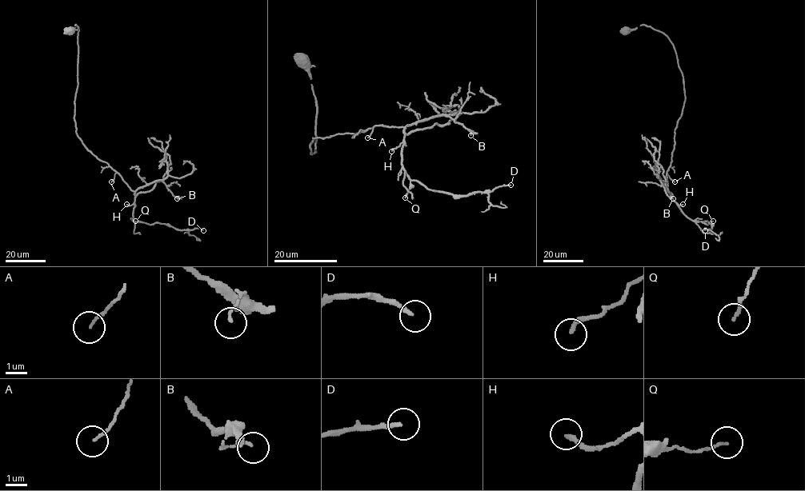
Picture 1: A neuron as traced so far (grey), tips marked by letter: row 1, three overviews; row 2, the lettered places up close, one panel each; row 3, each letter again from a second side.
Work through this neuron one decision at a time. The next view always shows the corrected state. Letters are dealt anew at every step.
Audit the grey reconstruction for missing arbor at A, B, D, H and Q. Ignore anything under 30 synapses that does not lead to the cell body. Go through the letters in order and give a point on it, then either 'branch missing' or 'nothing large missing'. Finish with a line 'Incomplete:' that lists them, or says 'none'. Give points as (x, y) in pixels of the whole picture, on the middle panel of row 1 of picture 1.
A: (367, 137) | nothing large missing
B: (470, 135) | nothing large missing
D: (510, 185) | branch missing
H: (391, 151) | nothing large missing
Q: (405, 197) | nothing large missing
Incomplete: D

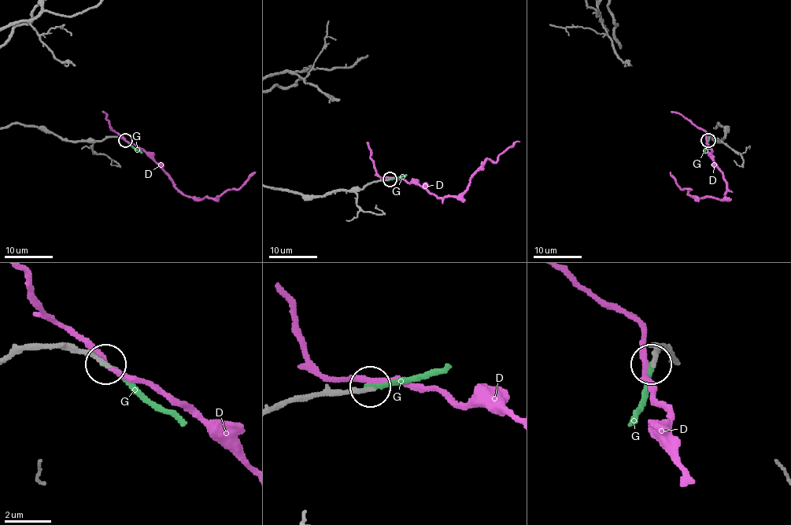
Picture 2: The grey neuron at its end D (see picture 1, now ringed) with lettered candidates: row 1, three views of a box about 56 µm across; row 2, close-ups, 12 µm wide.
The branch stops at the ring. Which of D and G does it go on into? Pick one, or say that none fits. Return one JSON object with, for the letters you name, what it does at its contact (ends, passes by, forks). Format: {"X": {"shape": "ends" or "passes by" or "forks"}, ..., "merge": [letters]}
{"G": {"shape": "ends"}, "merge": ["G"]}

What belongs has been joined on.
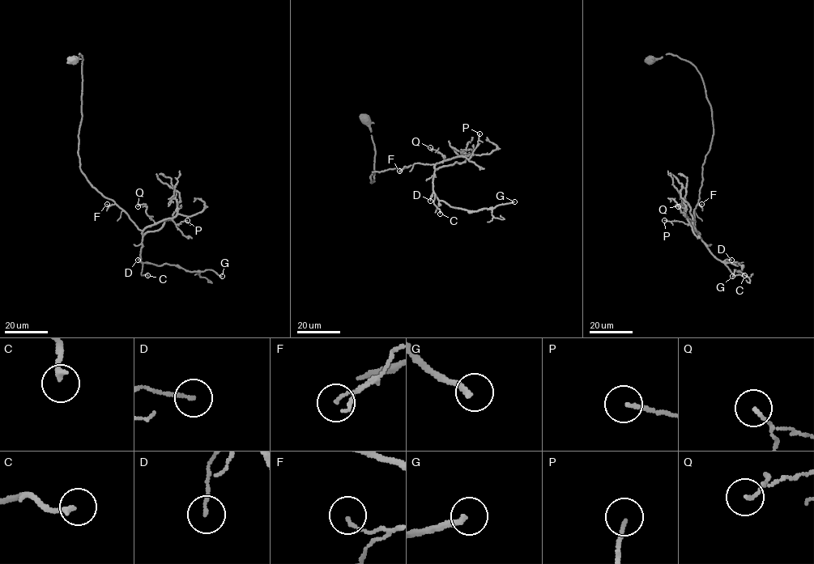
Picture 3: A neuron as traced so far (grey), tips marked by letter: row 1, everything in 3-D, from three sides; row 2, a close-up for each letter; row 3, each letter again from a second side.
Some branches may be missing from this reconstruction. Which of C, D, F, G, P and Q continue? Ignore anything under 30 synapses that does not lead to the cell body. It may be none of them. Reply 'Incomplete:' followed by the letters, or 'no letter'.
Incomplete: G

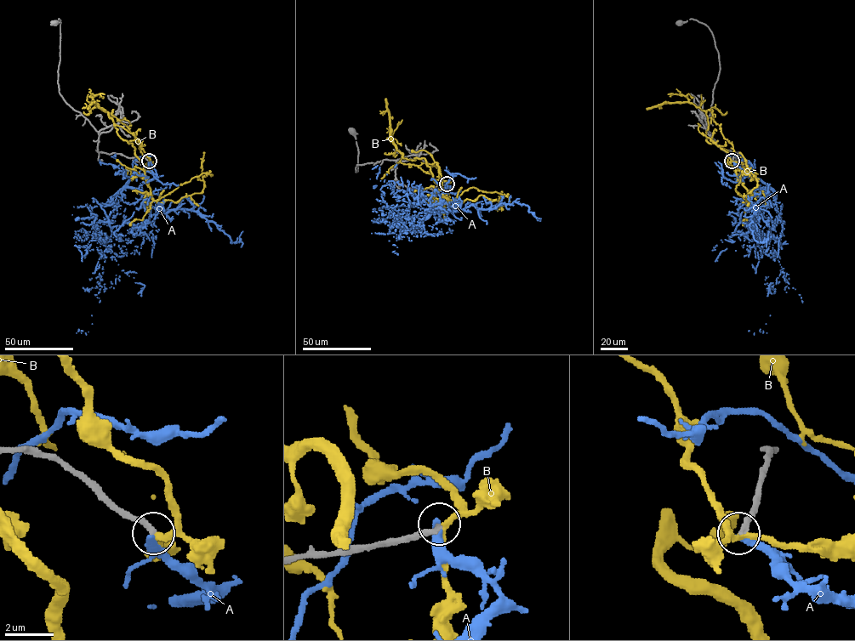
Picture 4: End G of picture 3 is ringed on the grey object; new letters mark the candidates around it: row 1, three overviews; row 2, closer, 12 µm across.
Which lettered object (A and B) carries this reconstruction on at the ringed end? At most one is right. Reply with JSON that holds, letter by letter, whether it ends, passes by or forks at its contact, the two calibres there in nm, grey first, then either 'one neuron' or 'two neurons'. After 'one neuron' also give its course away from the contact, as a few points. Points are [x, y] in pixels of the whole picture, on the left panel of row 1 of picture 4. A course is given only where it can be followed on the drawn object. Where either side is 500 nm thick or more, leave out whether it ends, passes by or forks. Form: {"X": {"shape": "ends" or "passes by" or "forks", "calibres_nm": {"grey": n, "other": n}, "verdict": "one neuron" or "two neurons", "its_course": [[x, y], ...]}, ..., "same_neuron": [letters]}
{"A": {"shape": "ends", "calibres_nm": {"grey": 240, "other": 360}, "verdict": "two neurons"}, "B": {"shape": "passes by", "calibres_nm": {"grey": 240, "other": 240}, "verdict": "two neurons"}, "same_neuron": []}

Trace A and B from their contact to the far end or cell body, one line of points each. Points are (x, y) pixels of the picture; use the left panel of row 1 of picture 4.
A: (149, 161), (127, 184), (147, 200), (151, 217), (132, 240), (98, 241), (101, 286), (88, 331), (81, 331)
B: (149, 161), (139, 140), (130, 140), (144, 164), (151, 197), (157, 202), (177, 202), (203, 188), (204, 152)

